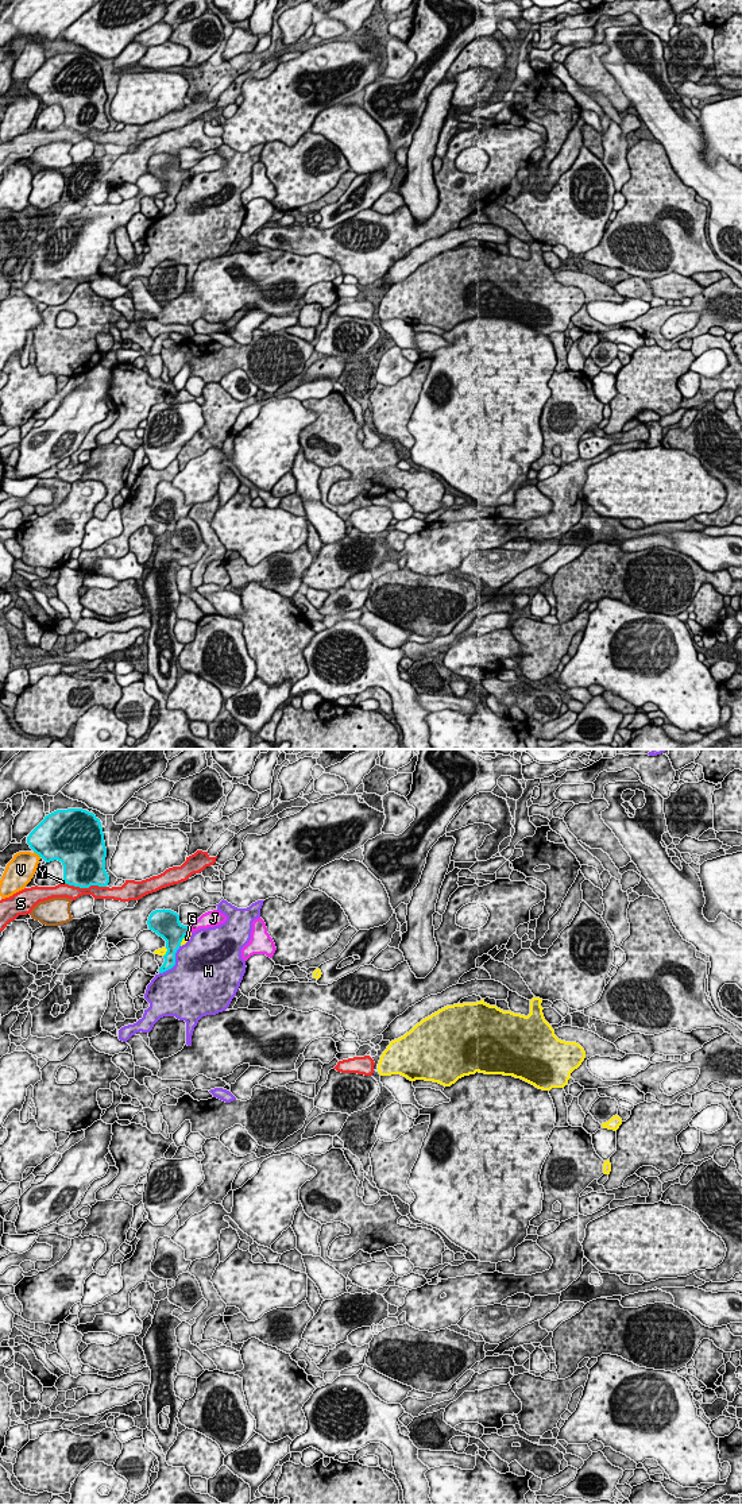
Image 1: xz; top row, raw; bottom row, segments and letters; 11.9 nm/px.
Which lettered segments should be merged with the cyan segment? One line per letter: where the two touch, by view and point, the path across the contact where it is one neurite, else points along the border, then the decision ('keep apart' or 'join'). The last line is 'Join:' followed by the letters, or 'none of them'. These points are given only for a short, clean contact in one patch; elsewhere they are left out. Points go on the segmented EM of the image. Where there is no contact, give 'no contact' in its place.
G: contact xz (184, 937); keep apart
H: contact xz (174, 963); keep apart
J: contact xz (189, 929); border xz (188, 926), (190, 932); keep apart
S: contact xz (87, 887); keep apart
V: contact xz (37, 853); keep apart
Y: contact xz (65, 882); keep apart
Join: none of them

